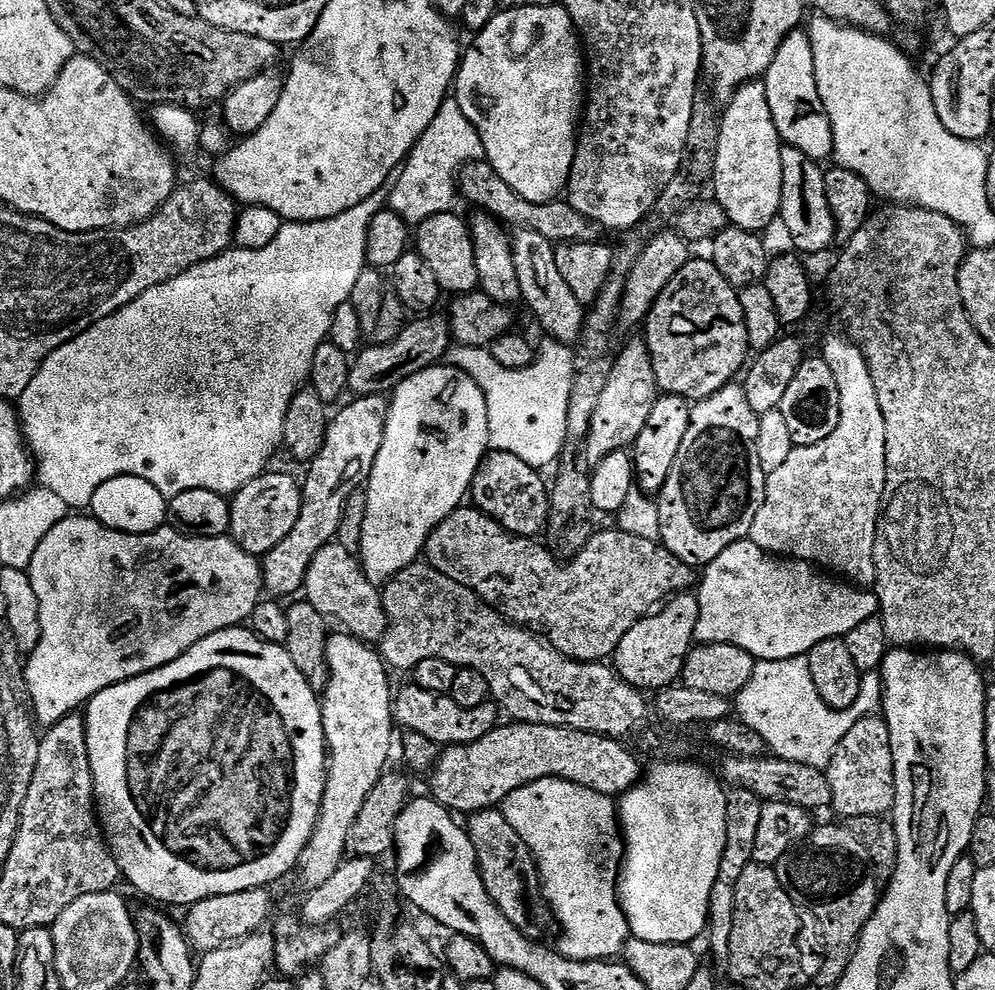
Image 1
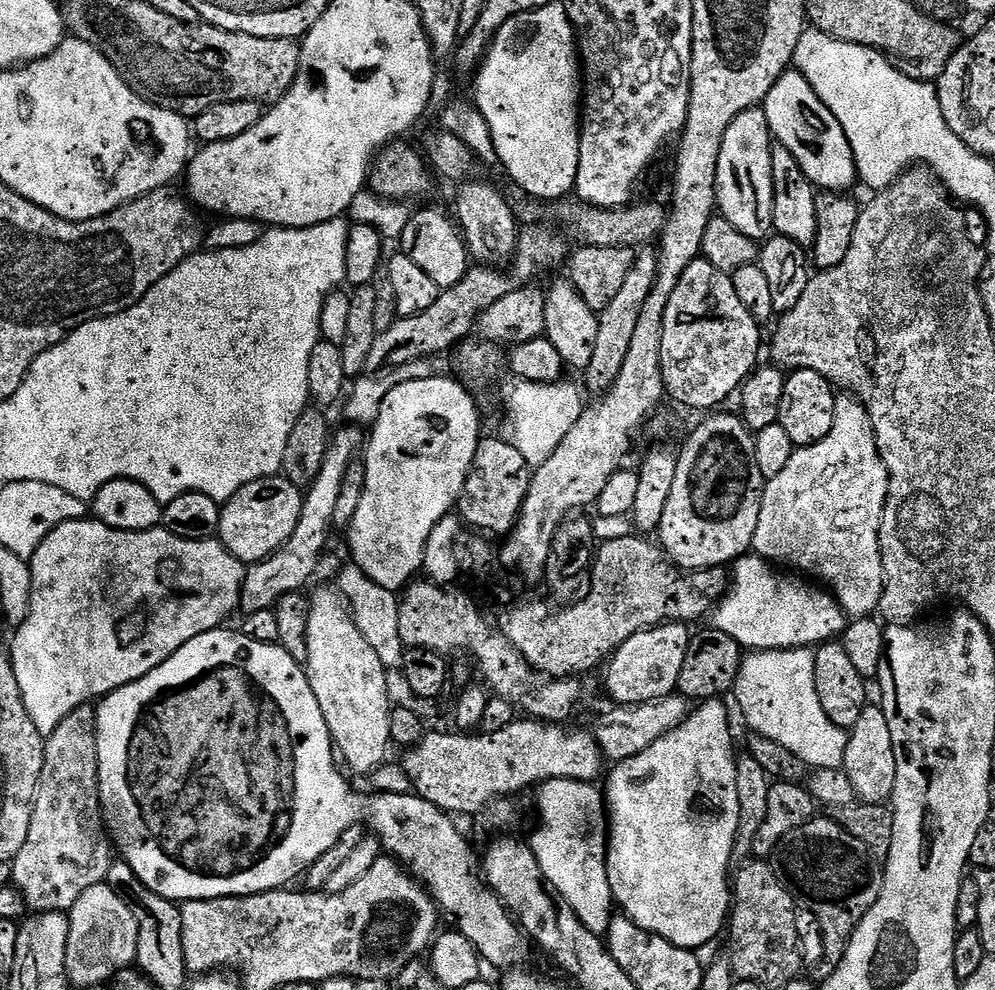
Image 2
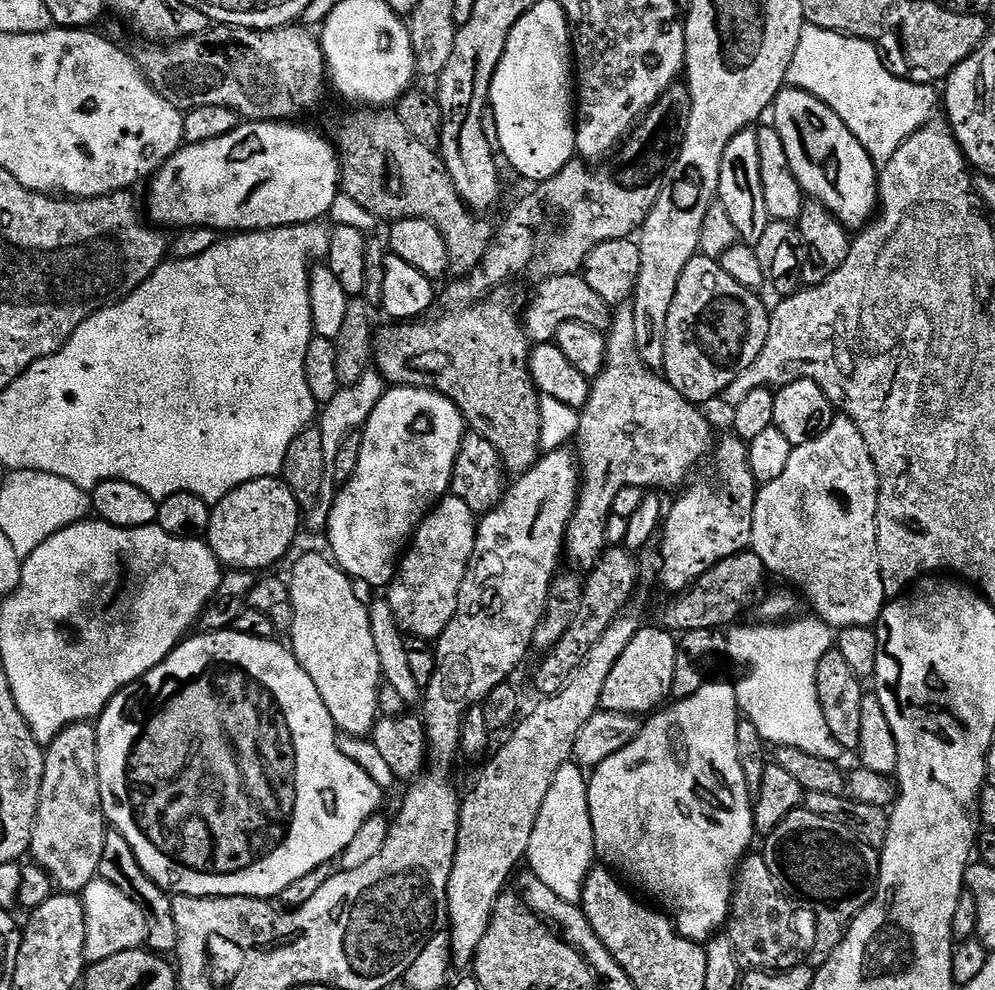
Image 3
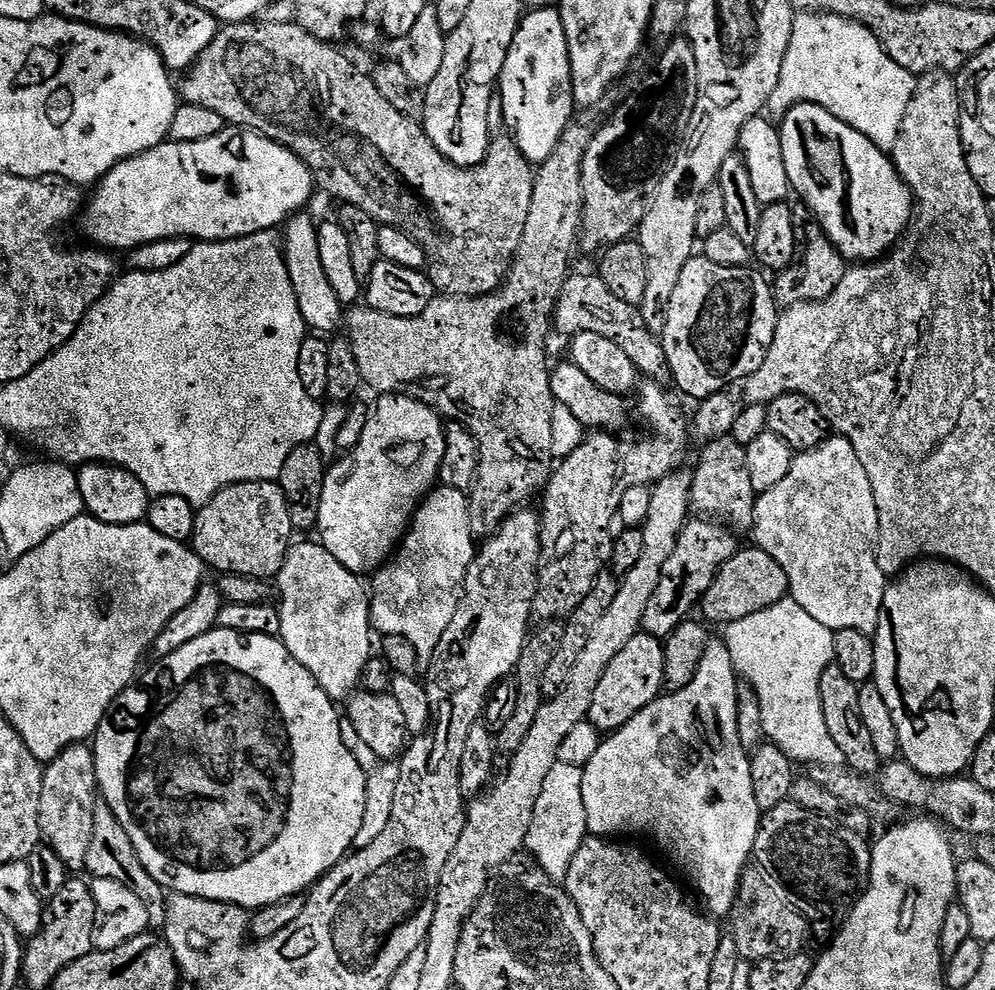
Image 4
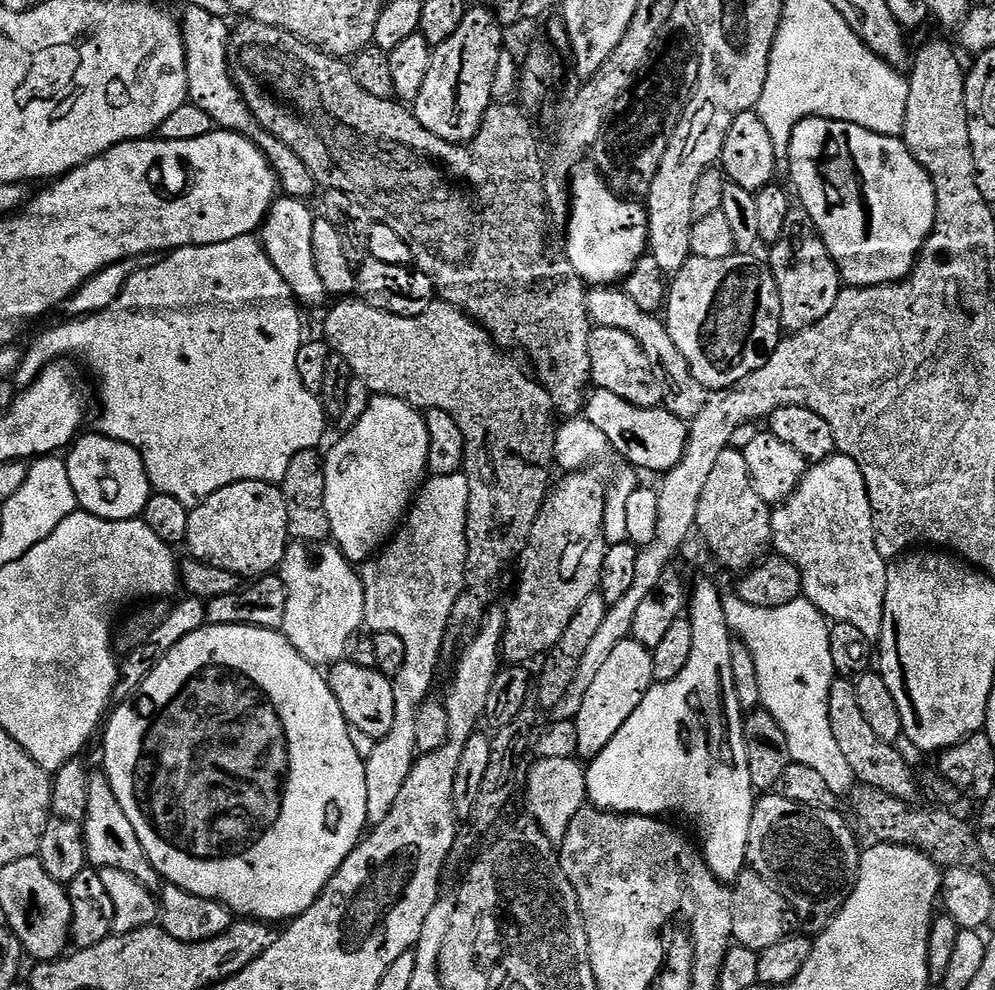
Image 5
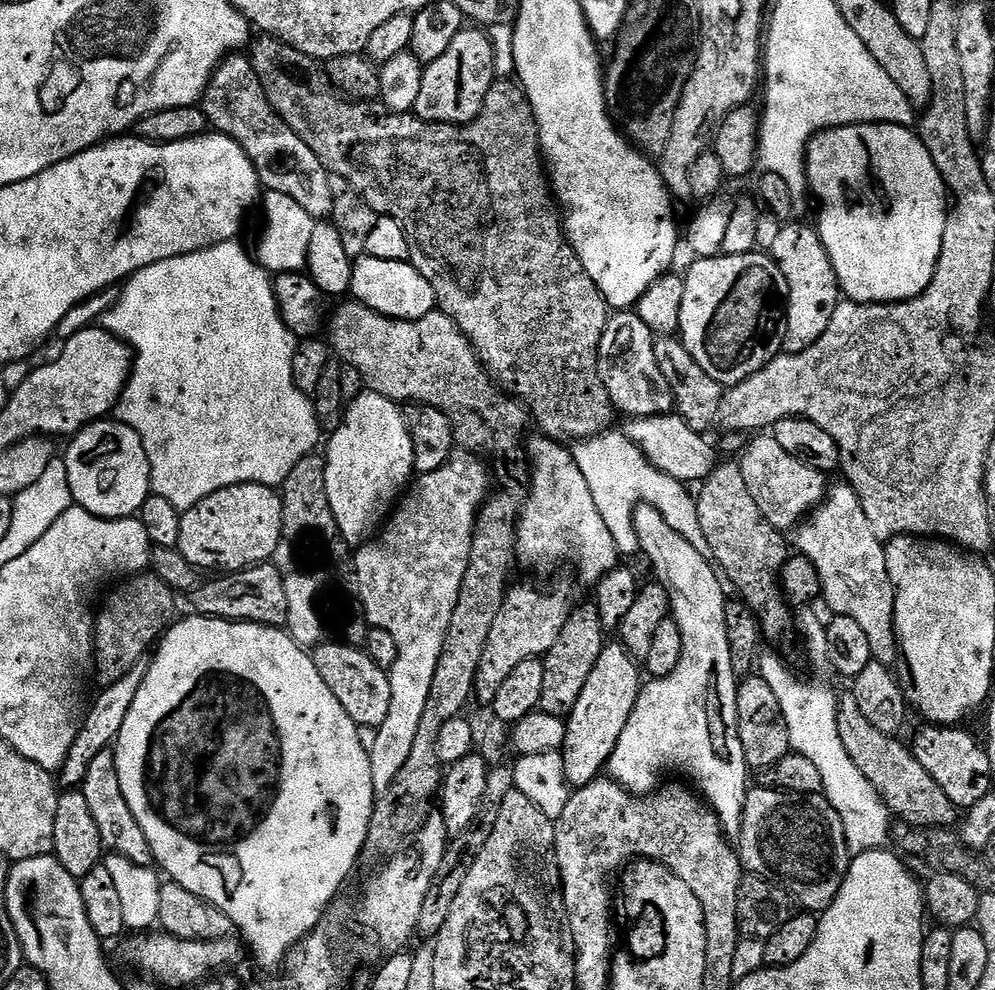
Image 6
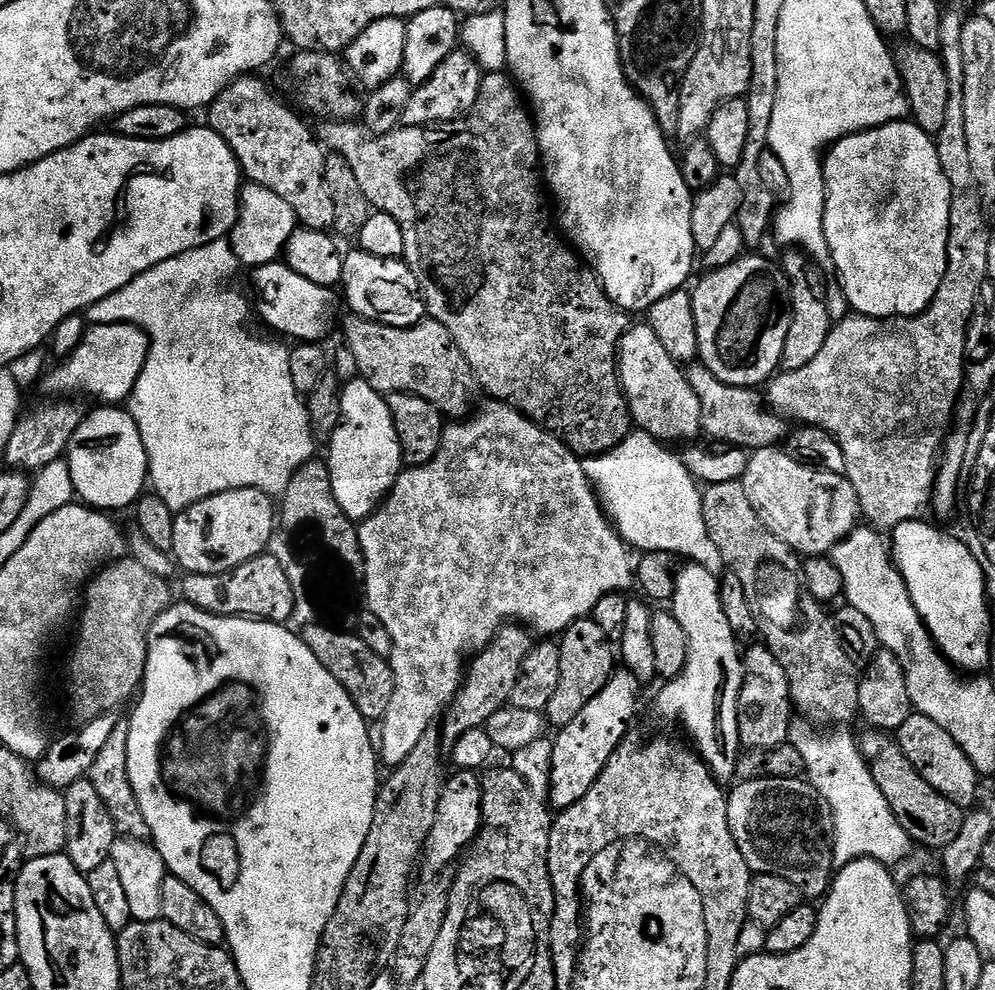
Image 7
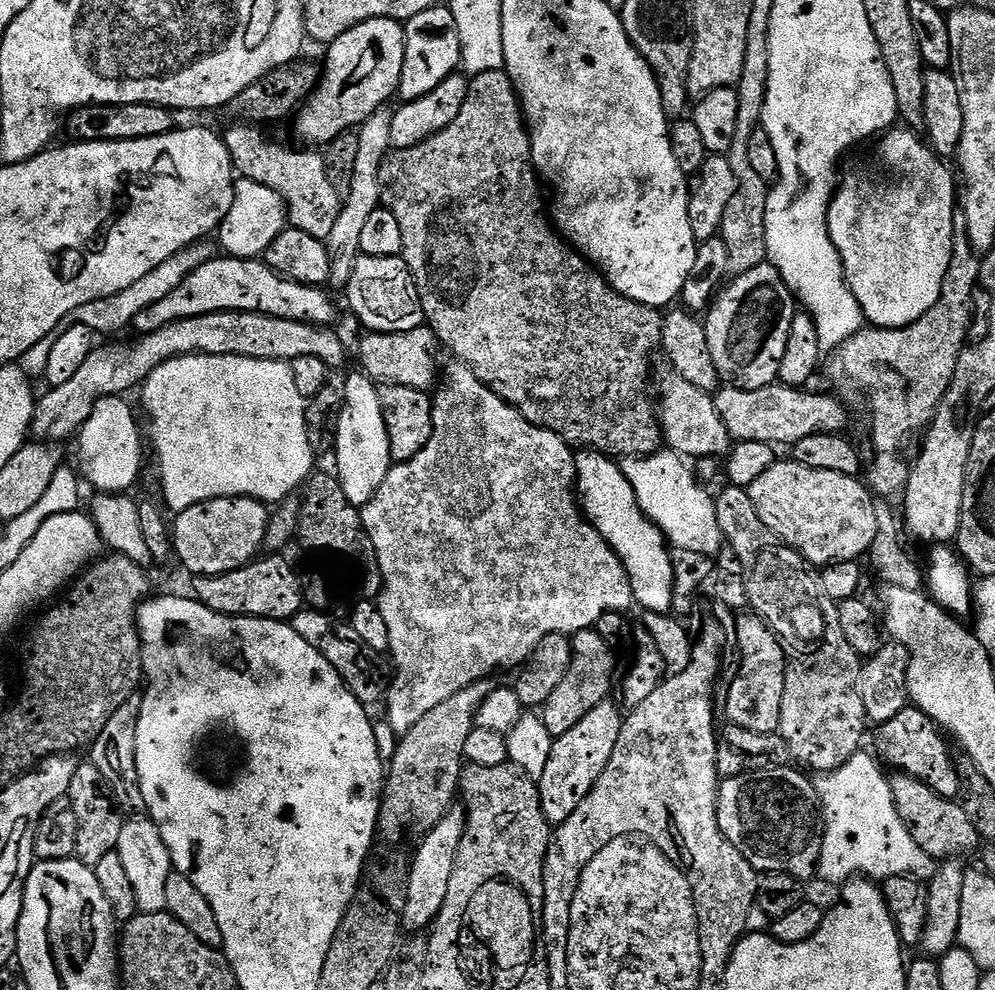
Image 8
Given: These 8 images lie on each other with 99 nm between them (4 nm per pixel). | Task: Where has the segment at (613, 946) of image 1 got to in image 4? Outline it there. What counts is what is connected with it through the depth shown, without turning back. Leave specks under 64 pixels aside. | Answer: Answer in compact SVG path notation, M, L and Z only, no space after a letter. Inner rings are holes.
M558 762L542 785L542 794L538 794L538 806L534 806L534 822L530 822L527 851L532 851L529 852L531 857L557 882L567 877L574 854L578 854L582 842L589 835L586 806L582 802L583 773L583 768Z

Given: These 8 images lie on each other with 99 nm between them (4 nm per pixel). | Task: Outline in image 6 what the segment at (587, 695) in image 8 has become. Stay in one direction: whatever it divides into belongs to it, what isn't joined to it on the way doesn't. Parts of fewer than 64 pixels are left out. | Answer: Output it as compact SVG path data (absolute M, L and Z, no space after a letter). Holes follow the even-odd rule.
M595 603L573 607L566 618L566 626L562 626L562 634L558 634L558 642L554 642L542 658L546 679L542 685L539 711L561 718L572 713L574 706L578 706L578 697L586 687L586 678L590 678L590 670L594 670L594 662L598 662L598 654L602 654L605 643L606 633Z

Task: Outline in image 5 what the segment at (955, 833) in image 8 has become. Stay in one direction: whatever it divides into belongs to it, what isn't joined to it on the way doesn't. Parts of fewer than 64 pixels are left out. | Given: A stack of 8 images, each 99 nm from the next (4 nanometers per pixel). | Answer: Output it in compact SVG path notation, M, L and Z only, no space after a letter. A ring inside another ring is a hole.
M837 678L830 686L830 698L828 699L828 713L830 714L830 730L834 730L834 739L850 770L856 776L861 785L877 788L894 798L902 798L909 802L919 794L920 788L916 785L916 776L912 773L910 765L904 761L902 753L896 749L895 743L878 738L874 729L866 723L866 717L862 709L858 707L858 694L856 693L856 682L852 678Z

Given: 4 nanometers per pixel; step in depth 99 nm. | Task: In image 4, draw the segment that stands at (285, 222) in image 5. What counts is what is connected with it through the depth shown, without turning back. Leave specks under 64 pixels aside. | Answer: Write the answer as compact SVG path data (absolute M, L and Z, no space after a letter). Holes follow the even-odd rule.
M301 210L291 217L282 228L282 247L284 261L290 274L290 282L294 286L294 294L298 298L298 310L302 310L305 329L316 334L329 334L336 327L341 327L346 316L345 305L338 302L338 294L330 287L326 278L322 257L318 251L317 221L308 217L307 211Z

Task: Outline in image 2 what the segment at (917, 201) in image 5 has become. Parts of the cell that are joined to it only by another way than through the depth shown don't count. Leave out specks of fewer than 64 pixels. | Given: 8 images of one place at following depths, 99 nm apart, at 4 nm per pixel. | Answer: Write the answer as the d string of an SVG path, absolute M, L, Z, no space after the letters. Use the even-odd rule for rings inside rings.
M799 70L784 72L778 82L774 82L762 107L775 143L786 146L786 150L794 154L794 162L802 166L802 174L810 178L812 185L826 192L844 192L852 183L857 183L852 147L838 118L830 114Z

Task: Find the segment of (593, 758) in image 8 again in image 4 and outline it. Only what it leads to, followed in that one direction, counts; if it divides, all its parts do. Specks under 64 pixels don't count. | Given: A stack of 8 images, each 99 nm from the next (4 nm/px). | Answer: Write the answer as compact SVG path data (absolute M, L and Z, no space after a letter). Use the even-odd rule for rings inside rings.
M641 631L614 659L606 666L606 674L602 674L602 682L598 682L598 690L594 690L594 702L590 702L588 711L589 722L601 734L617 732L634 714L646 710L650 702L654 702L665 691L664 671L666 658L661 637L651 636L649 632Z

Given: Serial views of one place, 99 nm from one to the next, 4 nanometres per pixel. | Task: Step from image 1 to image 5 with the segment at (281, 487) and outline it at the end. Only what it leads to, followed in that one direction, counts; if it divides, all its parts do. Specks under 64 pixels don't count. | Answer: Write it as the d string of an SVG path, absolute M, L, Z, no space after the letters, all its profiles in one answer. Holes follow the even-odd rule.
M248 480L234 482L230 486L222 486L222 490L210 494L198 507L190 511L190 530L186 548L192 551L189 552L191 559L218 566L218 570L230 570L241 578L259 578L275 573L284 561L289 543L286 502L275 483Z

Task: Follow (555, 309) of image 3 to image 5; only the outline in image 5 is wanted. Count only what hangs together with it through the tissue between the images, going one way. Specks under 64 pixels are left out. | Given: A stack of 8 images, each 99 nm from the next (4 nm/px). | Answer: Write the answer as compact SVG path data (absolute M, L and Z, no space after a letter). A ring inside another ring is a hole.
M596 286L588 294L588 319L597 328L617 328L626 330L642 346L646 354L646 362L650 362L650 370L658 382L664 395L663 407L670 409L678 419L691 422L702 408L706 406L710 395L709 389L694 378L686 358L682 358L682 350L674 346L674 338L670 338L667 323L659 315L642 310L630 294L626 294L616 286Z

